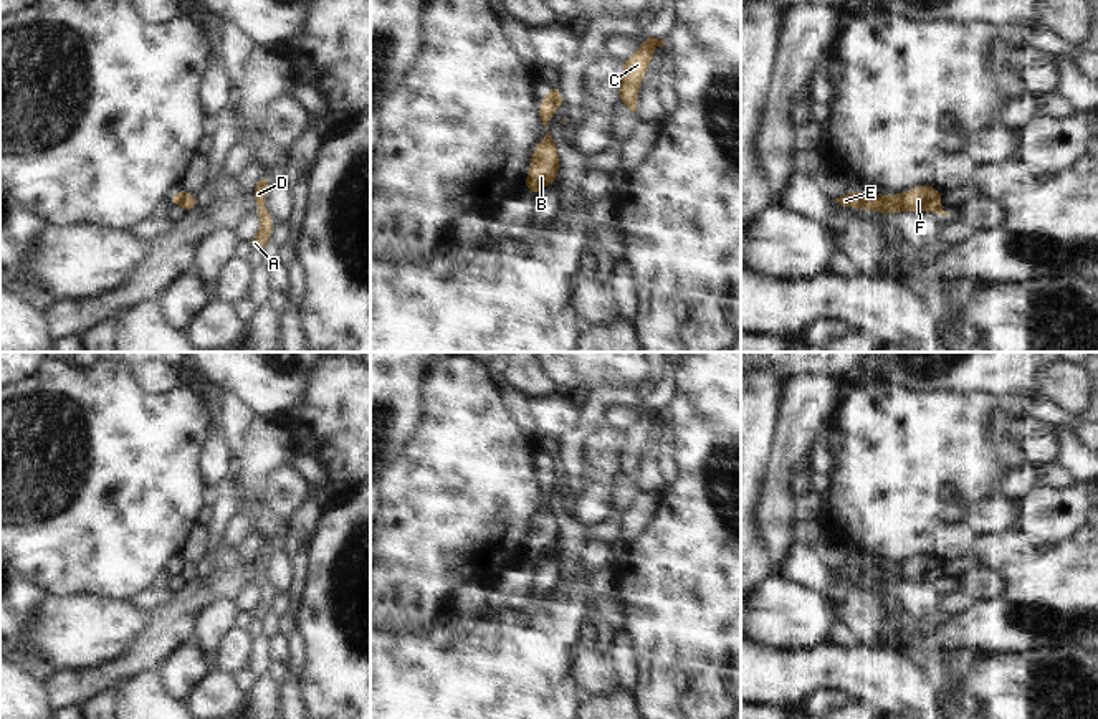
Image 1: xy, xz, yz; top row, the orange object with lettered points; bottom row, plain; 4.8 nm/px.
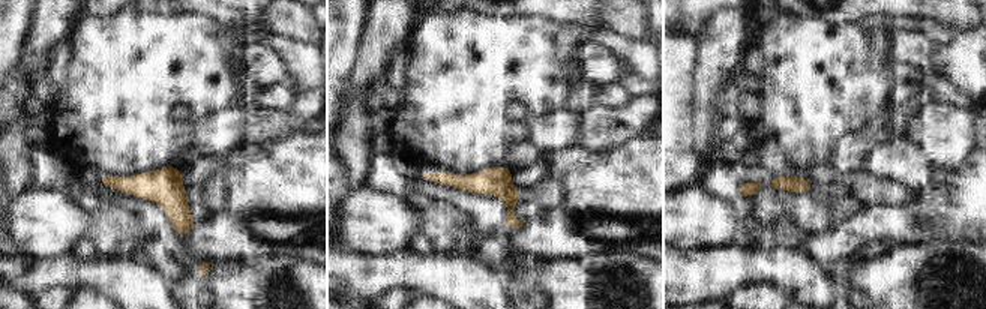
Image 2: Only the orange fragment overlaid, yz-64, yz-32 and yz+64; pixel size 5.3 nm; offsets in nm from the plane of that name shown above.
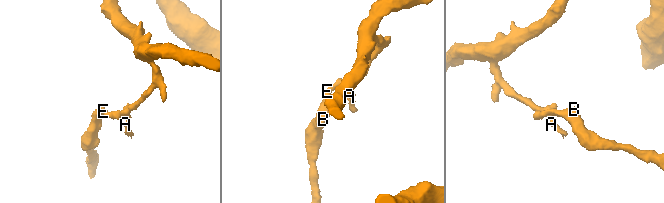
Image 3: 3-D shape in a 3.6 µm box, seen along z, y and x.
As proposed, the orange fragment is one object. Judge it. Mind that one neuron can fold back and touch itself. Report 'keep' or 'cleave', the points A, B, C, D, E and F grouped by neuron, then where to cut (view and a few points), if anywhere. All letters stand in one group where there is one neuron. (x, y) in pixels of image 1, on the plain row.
cleave | A C D E / B F | yz (887, 566), (903, 580)

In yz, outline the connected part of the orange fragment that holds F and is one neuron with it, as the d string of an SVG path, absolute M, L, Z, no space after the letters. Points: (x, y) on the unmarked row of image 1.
M919 555L898 565L888 565L888 570L900 574L903 582L933 582L946 587L948 582L943 580L941 569L943 564L933 555Z

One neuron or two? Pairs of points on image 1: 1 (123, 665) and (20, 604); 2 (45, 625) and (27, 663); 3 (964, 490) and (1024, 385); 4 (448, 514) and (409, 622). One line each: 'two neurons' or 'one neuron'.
1: two neurons
2: two neurons
3: two neurons
4: one neuron

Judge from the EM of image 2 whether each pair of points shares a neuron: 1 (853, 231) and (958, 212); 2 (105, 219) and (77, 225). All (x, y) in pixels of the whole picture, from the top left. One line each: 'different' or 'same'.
1: same
2: different

